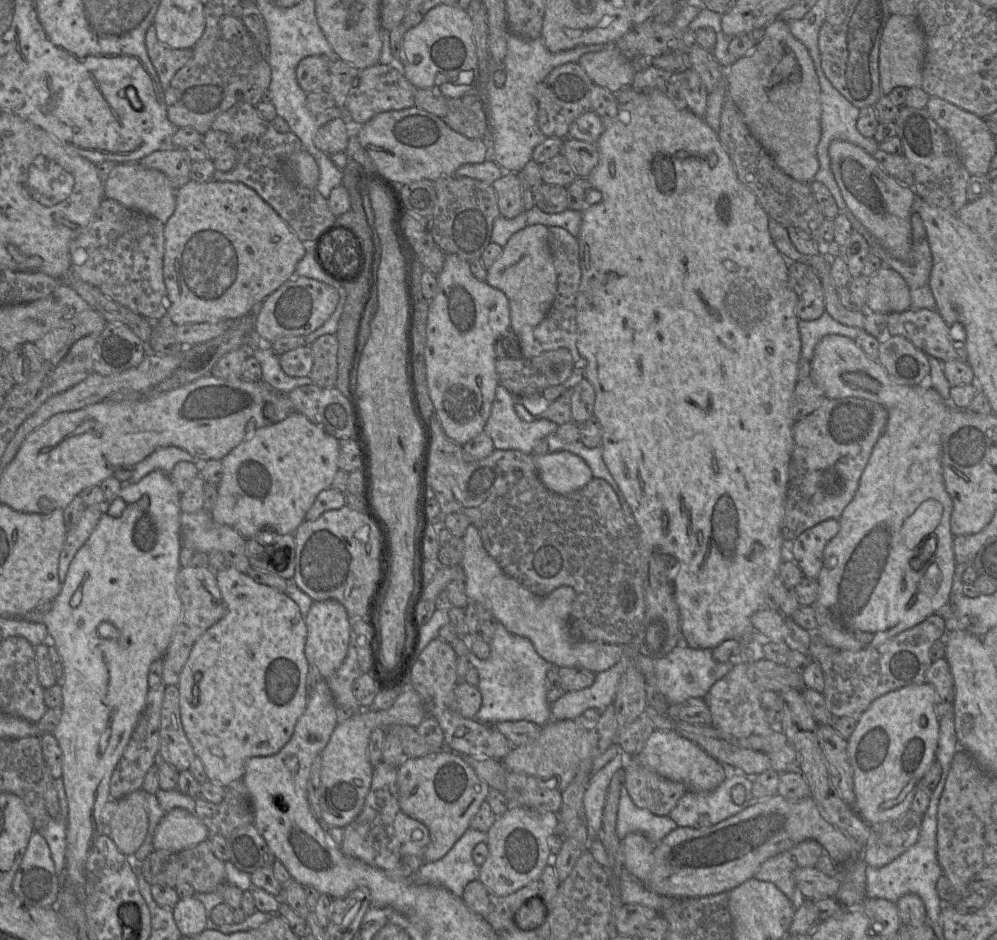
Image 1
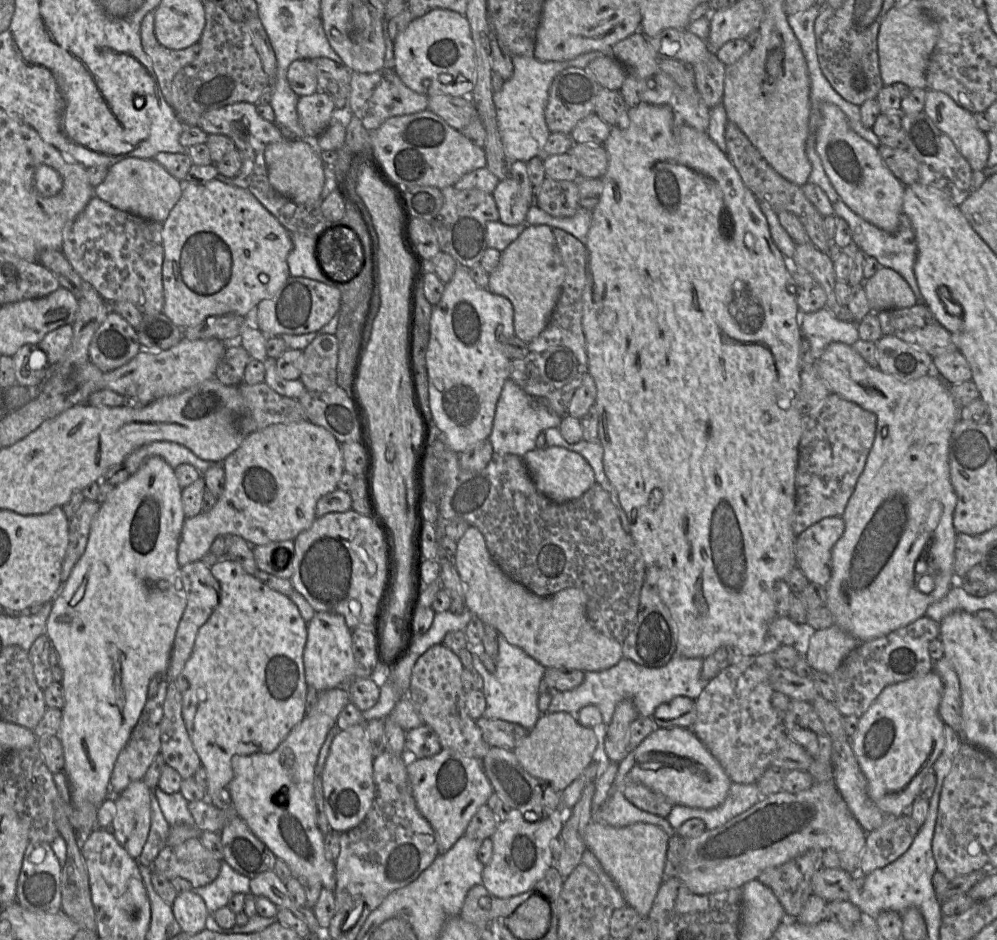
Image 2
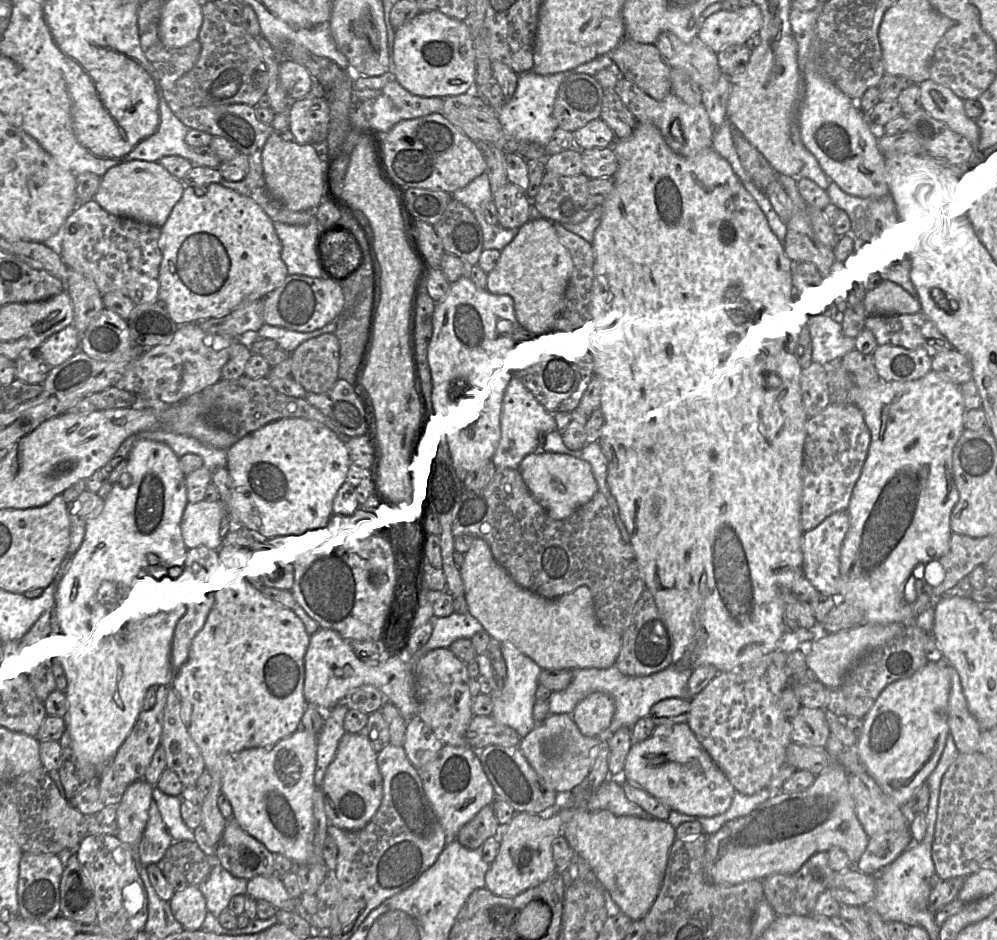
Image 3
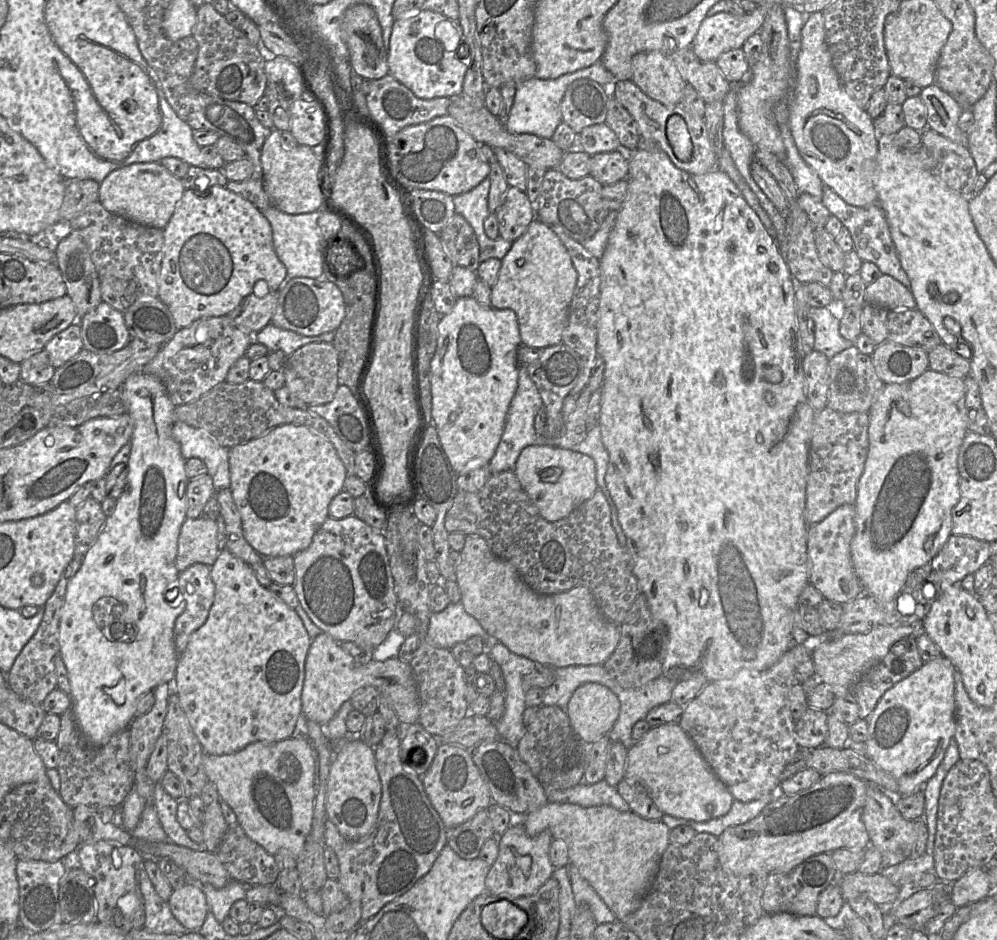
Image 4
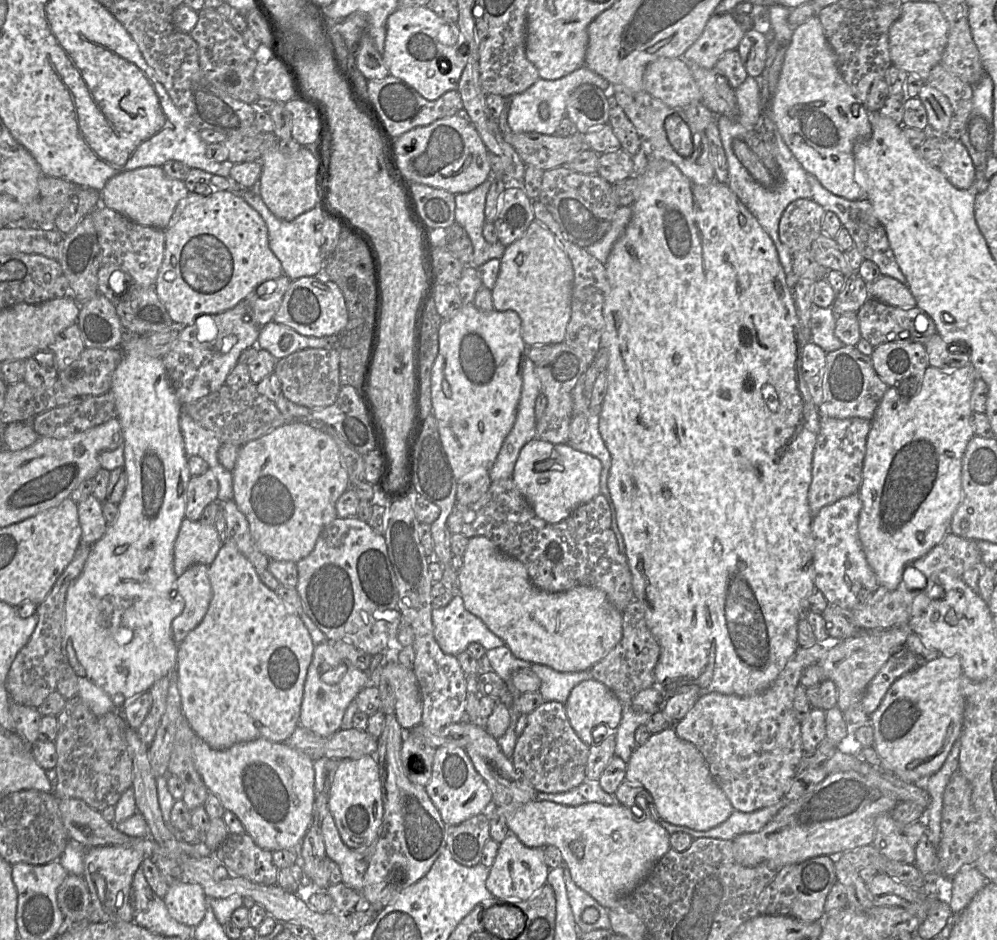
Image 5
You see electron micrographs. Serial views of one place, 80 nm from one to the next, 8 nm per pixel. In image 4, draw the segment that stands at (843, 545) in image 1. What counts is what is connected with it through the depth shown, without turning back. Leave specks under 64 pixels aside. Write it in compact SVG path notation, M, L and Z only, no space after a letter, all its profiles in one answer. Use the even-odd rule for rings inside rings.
M928 368L913 380L885 384L868 411L868 452L857 482L855 534L850 549L865 592L882 601L891 600L908 575L930 562L951 535L952 509L960 500L958 454L969 431L965 400L963 377Z

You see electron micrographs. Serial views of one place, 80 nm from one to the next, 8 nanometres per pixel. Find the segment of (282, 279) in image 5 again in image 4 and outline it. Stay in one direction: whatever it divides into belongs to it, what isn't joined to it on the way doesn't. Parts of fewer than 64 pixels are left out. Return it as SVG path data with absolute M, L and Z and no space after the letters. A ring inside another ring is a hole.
M253 291L229 316L240 330L257 333L271 322L278 299L279 291L270 291L264 297L256 296Z

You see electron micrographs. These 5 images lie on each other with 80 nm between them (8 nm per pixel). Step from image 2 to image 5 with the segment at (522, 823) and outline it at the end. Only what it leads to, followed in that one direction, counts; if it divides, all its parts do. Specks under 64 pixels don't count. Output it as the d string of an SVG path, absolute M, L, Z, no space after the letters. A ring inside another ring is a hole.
M509 832L499 844L486 880L486 888L494 897L507 901L507 904L528 900L547 883L549 871L550 868L545 863L544 847L527 847L514 833Z

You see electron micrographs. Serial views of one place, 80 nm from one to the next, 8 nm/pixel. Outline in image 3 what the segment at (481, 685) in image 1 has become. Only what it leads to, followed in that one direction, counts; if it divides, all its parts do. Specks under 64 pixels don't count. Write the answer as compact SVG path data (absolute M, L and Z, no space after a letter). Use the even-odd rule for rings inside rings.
M509 641L499 642L501 655L506 666L506 678L501 691L495 691L496 682L486 653L476 653L475 661L480 673L488 679L491 685L492 692L489 696L492 699L492 711L490 716L497 722L513 728L521 738L524 738L536 725L533 718L533 706L536 701L535 692L538 685L538 677L542 668Z

